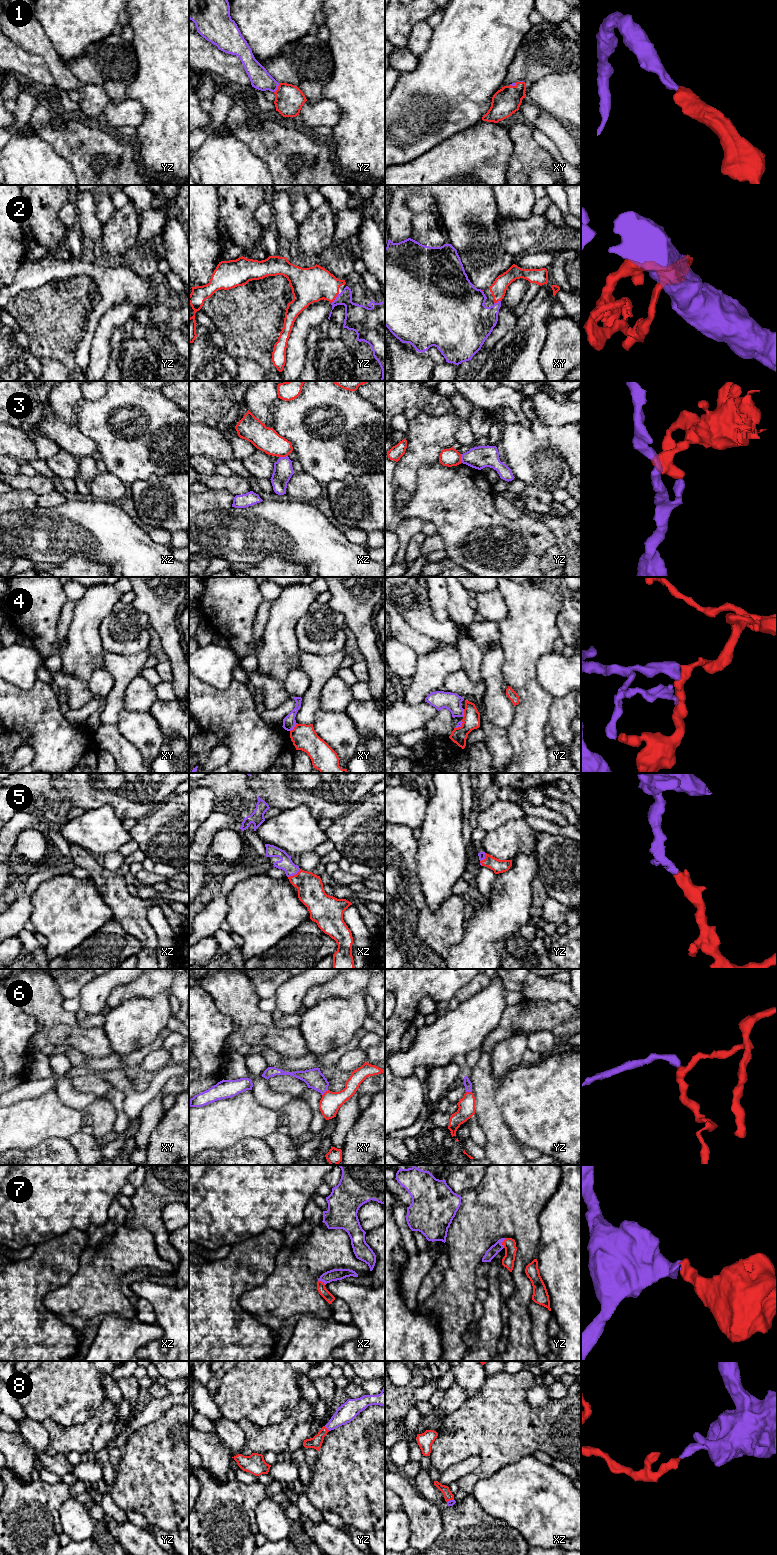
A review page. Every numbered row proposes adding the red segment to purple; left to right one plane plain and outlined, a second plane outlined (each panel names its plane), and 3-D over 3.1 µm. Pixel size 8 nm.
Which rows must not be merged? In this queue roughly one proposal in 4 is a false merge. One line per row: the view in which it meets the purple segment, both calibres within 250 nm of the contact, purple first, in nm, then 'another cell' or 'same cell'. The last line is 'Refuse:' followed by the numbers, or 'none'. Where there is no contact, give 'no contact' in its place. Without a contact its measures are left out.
1: contact in yz; calibres 160 and 240 nm; same cell
2: contact in yz; calibres 220 and 280 nm; same cell
3: contact in xz; calibres 160 and 200 nm; another cell
4: contact in xy; calibres 110 and 200 nm; another cell
5: contact in xz; calibres 110 and 220 nm; same cell
6: contact in xy; calibres 150 and 160 nm; same cell
7: contact in yz; calibres 80 and 100 nm; same cell
8: contact in yz; calibres 150 and 100 nm; same cell
Refuse: 3, 4

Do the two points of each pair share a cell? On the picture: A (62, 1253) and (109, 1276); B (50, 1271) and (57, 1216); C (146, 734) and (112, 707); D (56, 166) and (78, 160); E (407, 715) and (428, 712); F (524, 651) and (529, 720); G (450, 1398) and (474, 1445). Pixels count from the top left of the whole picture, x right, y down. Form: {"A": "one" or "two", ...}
{"A": "two", "B": "two", "C": "two", "D": "two", "E": "one", "F": "one", "G": "two"}

